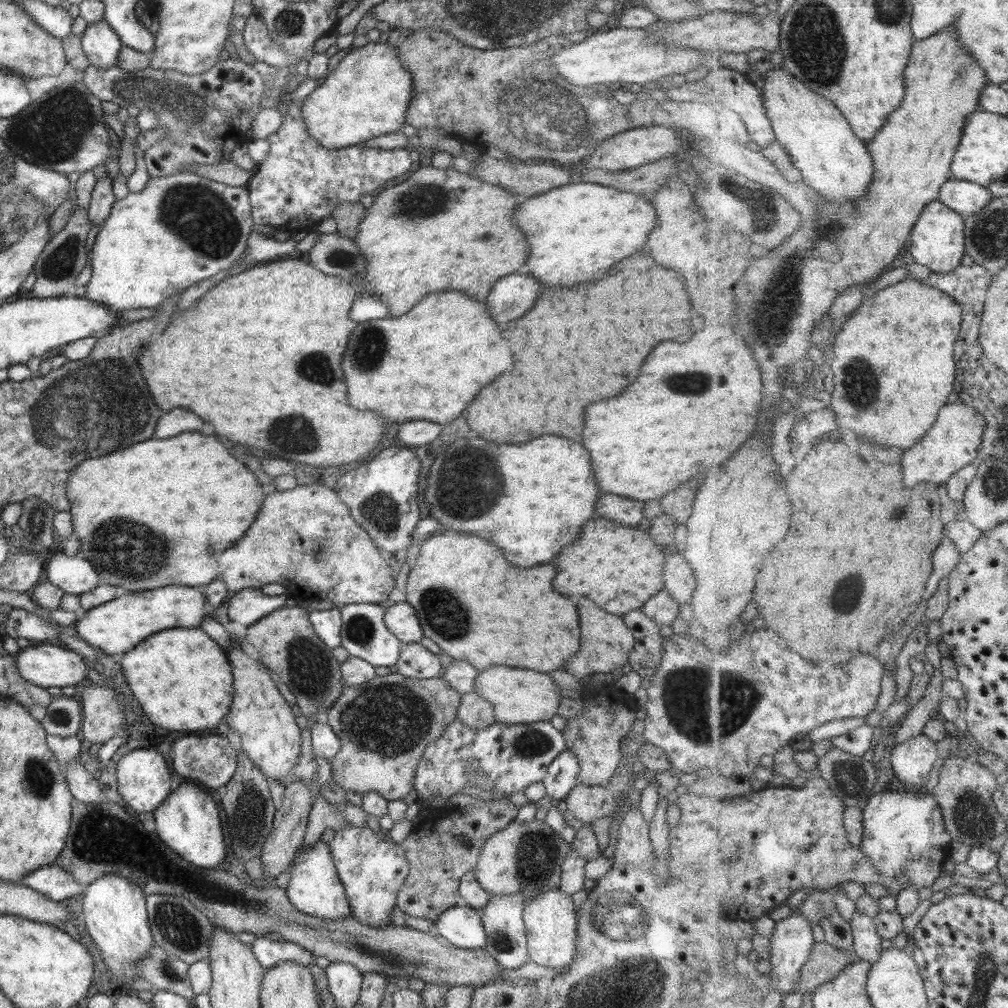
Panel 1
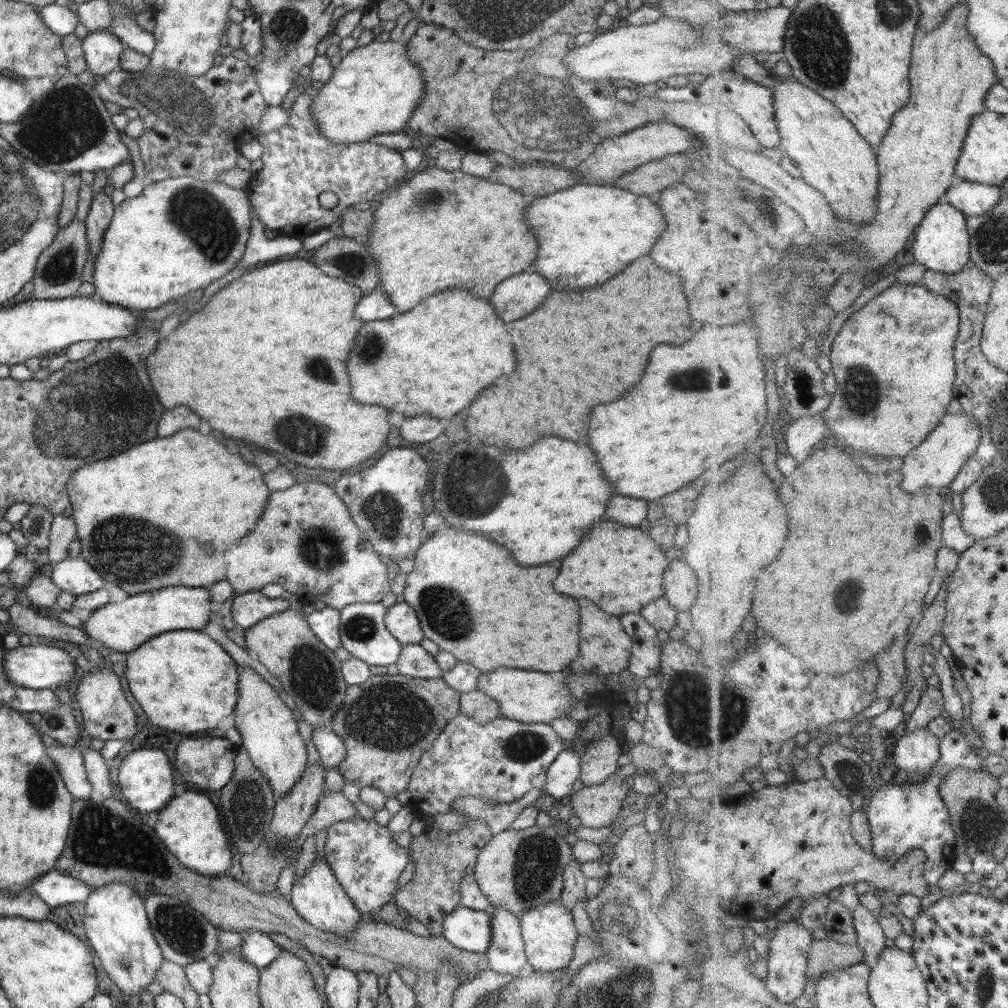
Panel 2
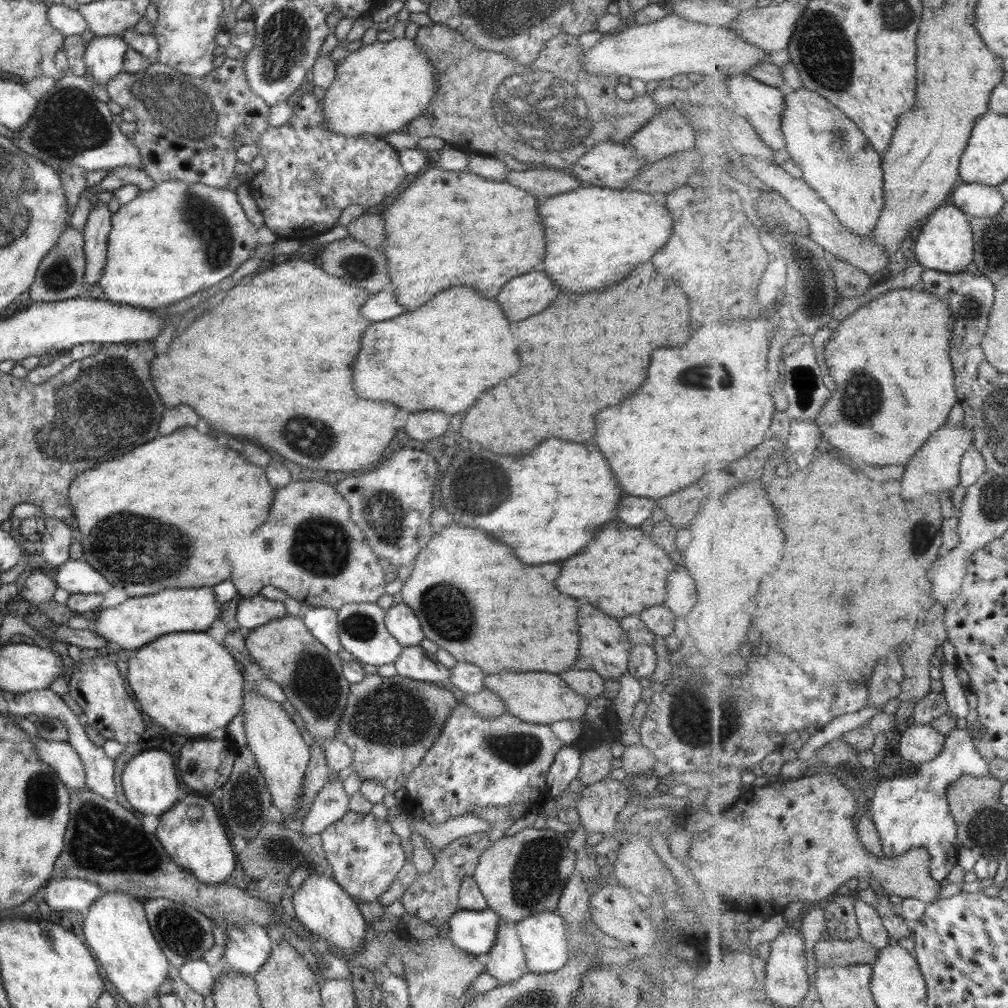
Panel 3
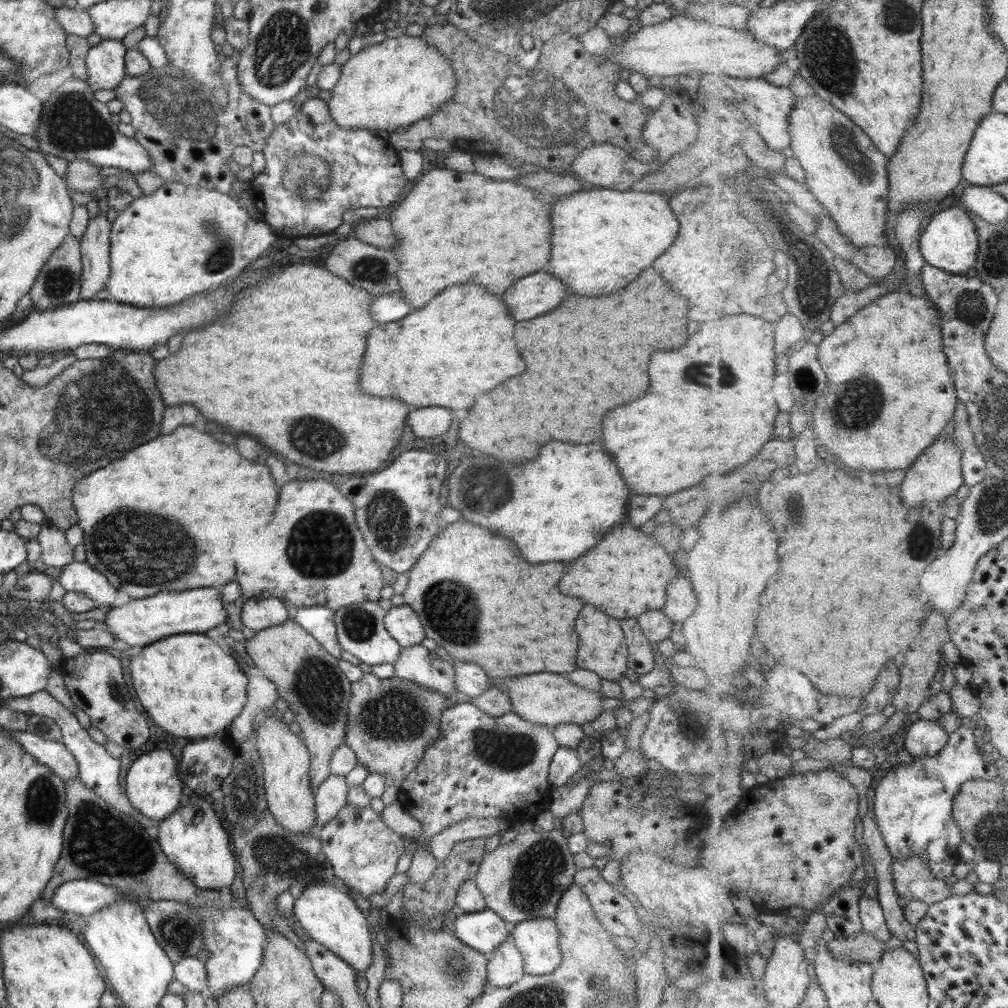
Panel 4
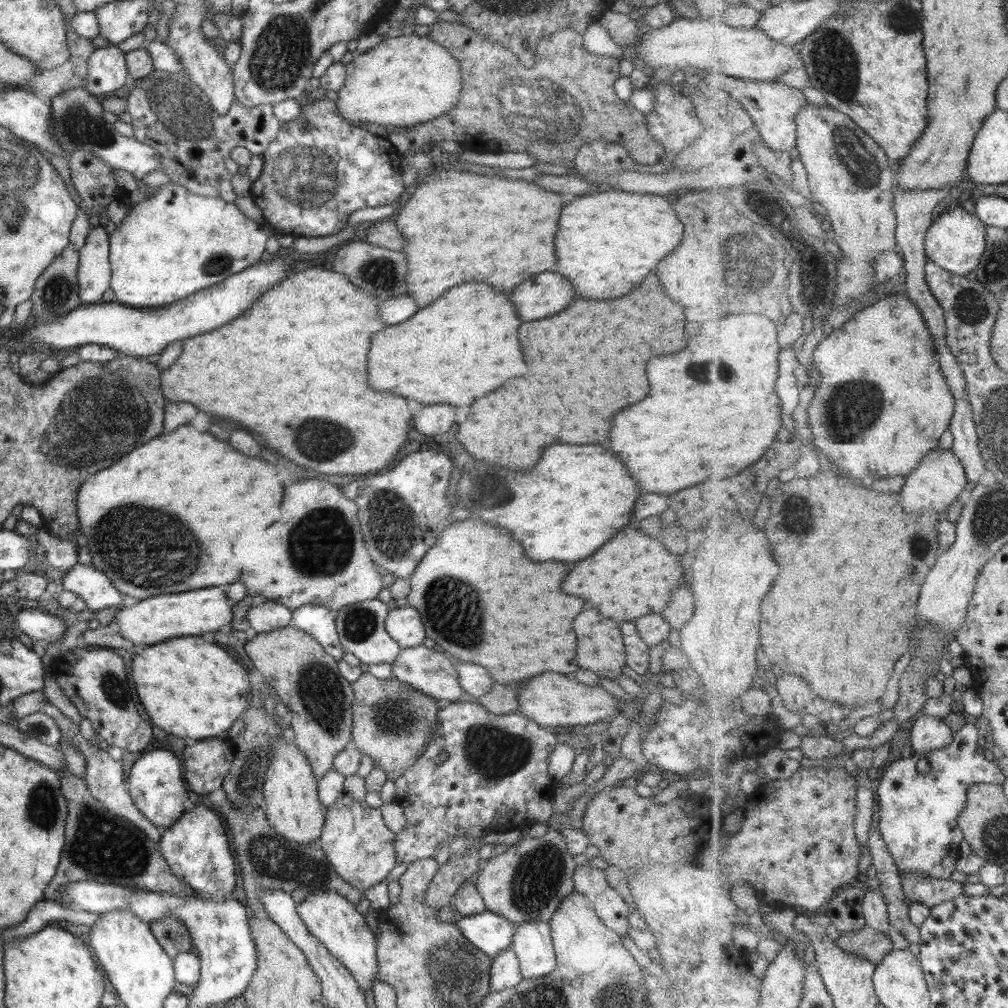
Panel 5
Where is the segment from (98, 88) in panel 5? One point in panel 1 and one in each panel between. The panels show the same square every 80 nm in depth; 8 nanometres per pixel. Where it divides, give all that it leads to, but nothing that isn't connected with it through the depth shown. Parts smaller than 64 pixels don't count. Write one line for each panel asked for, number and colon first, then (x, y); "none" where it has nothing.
1: (99, 43)
2: (101, 50)
3: (103, 55)
4: (104, 62)

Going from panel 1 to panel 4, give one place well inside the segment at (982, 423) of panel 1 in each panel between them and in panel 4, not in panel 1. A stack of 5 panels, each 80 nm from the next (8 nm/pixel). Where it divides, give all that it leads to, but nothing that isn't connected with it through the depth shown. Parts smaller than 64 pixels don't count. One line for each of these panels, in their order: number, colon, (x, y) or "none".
2: (938, 461)
3: (936, 467)
4: (937, 474)

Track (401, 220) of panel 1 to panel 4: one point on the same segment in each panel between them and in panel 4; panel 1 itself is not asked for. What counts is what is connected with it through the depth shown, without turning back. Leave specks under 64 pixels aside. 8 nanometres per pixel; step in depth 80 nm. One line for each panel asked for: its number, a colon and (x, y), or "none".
2: (434, 231)
3: (447, 228)
4: (451, 227)

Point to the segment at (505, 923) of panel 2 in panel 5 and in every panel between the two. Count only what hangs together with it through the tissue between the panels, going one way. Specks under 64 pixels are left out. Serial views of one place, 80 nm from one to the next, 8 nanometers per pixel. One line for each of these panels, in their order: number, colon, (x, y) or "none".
3: (505, 961)
4: (504, 967)
5: (504, 973)

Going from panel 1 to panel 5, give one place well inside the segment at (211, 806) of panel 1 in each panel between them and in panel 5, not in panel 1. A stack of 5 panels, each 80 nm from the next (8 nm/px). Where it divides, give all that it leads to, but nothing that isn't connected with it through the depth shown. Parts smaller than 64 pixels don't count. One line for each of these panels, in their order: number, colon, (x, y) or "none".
2: (188, 825)
3: (190, 831)
4: (191, 837)
5: (195, 846)

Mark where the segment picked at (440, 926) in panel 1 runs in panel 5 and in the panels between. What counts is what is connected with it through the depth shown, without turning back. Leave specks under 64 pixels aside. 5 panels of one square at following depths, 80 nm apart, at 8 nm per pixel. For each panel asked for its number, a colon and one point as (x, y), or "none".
2: (467, 929)
3: (472, 931)
4: (482, 931)
5: (489, 932)

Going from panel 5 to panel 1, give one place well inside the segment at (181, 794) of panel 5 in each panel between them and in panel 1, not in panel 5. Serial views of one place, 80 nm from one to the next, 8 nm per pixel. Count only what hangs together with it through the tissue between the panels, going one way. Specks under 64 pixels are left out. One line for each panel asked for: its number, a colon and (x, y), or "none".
1: (143, 780)
2: (145, 778)
3: (149, 782)
4: (152, 786)

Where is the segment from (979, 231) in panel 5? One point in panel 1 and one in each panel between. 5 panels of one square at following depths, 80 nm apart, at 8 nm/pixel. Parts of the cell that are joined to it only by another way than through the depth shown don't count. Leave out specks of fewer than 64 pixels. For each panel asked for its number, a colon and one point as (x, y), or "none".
1: (938, 241)
2: (942, 243)
3: (946, 243)
4: (950, 241)

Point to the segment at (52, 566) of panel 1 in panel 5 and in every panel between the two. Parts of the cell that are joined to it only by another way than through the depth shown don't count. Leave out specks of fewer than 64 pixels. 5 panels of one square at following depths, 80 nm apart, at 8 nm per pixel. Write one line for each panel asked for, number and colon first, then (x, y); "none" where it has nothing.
2: (74, 575)
3: (75, 576)
4: (78, 577)
5: (91, 586)

